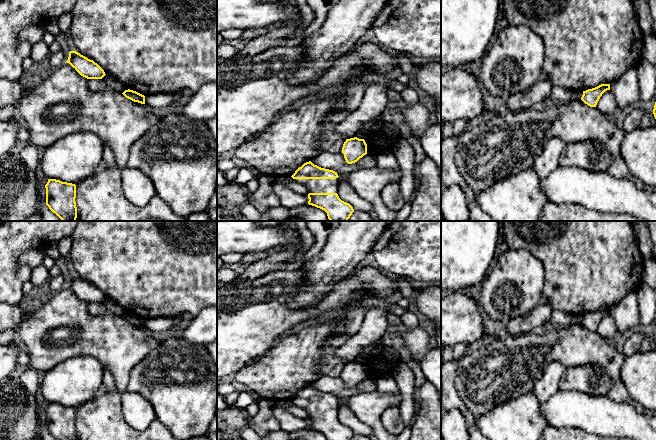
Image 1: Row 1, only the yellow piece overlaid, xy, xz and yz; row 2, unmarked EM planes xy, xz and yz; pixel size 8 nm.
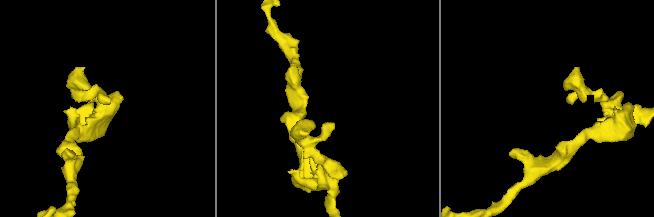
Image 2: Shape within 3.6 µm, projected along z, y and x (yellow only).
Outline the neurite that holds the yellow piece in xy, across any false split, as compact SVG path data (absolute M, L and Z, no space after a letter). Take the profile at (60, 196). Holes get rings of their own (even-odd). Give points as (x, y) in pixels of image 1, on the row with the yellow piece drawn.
M48 179L46 205L62 221L76 221L76 185L56 179Z

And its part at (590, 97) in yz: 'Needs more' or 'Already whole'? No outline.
Already whole

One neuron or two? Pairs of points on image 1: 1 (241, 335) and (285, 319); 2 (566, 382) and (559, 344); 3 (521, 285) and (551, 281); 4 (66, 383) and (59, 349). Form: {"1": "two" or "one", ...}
{"1": "one", "2": "two", "3": "two", "4": "two"}

